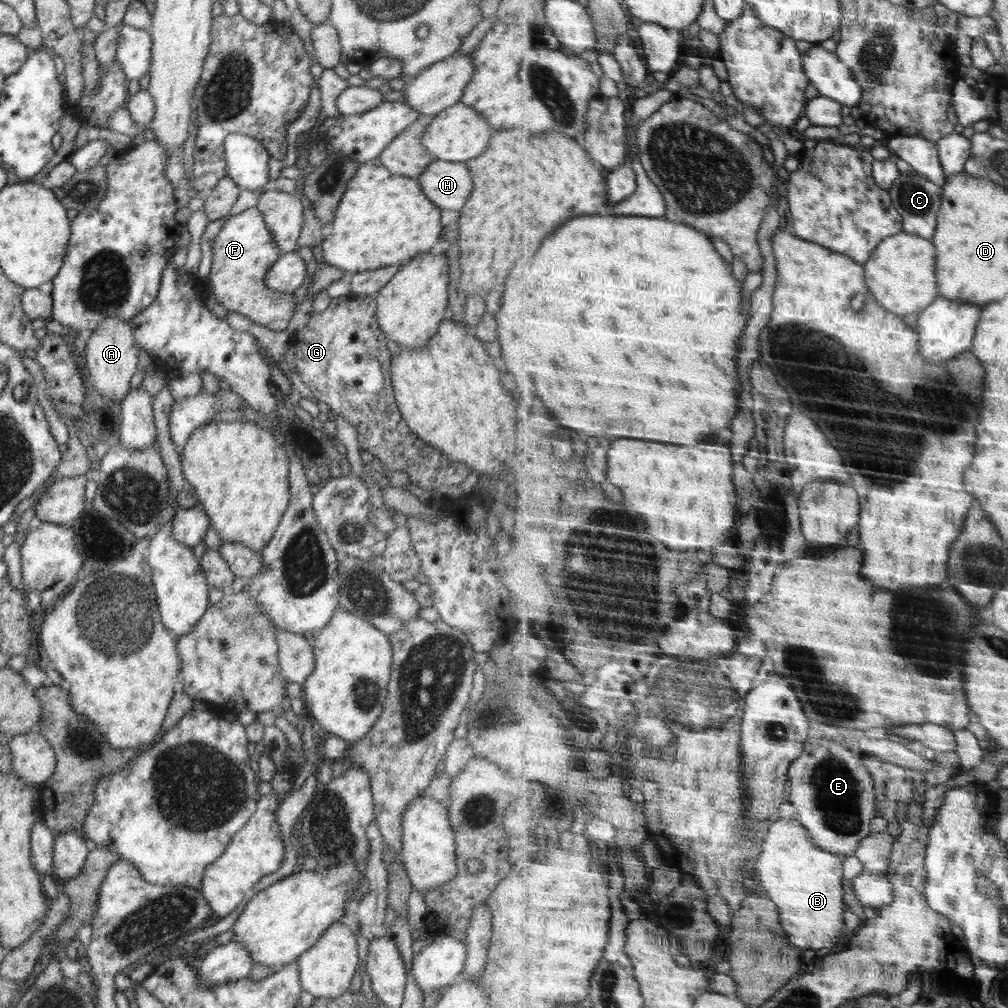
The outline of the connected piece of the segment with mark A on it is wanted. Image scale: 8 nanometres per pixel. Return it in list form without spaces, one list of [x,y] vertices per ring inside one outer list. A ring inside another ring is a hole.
[[[116,317],[105,318],[93,331],[85,333],[84,357],[87,360],[89,379],[94,390],[112,402],[120,402],[131,389],[131,378],[138,372],[138,352],[136,339],[128,323]]]

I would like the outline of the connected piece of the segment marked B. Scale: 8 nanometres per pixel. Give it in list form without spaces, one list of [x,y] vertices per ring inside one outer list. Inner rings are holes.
[[[777,818],[767,830],[764,851],[753,863],[753,878],[763,893],[779,906],[781,921],[789,939],[803,949],[818,950],[829,948],[839,950],[847,945],[845,936],[845,912],[848,905],[844,903],[844,860],[838,858],[838,852],[826,852],[810,839],[810,832],[801,820]]]

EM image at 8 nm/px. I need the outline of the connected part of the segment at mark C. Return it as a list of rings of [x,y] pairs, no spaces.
[[[920,172],[902,173],[891,190],[898,212],[905,218],[905,230],[928,239],[937,235],[945,187]]]

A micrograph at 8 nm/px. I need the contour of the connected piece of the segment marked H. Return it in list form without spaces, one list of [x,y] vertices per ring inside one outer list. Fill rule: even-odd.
[[[434,158],[417,180],[426,198],[440,211],[462,210],[473,188],[465,162],[448,162]]]

